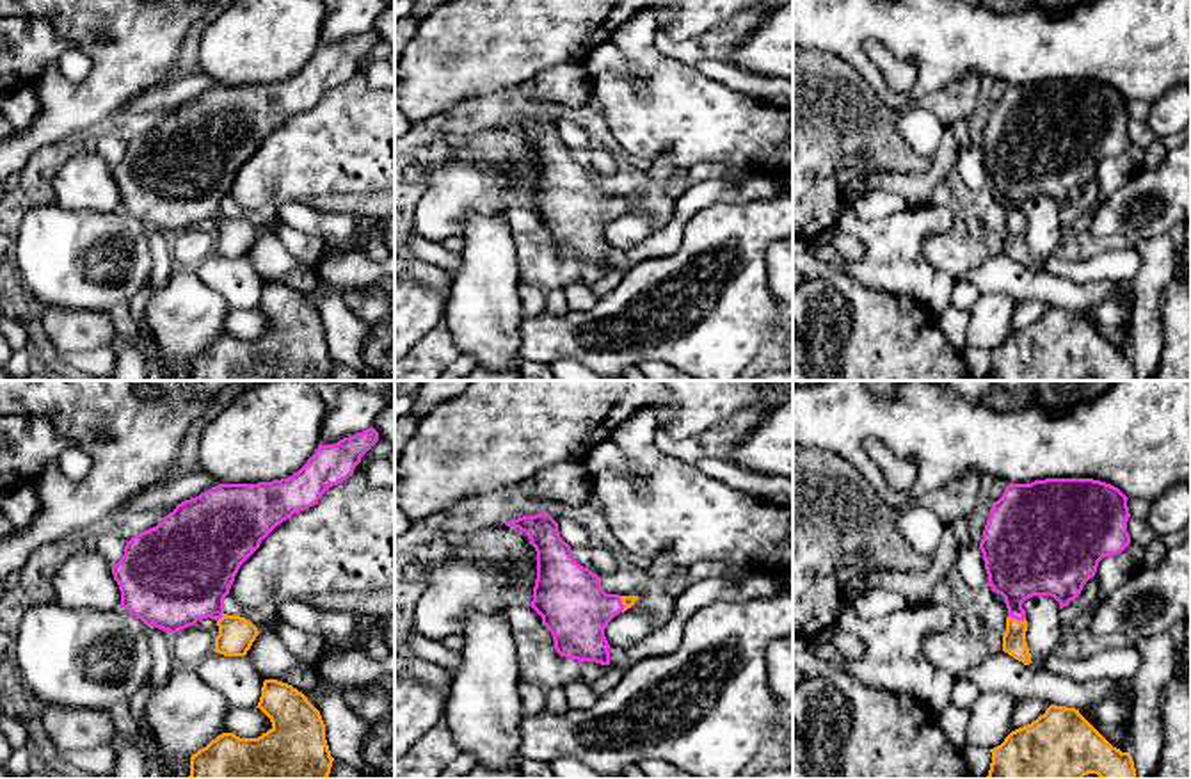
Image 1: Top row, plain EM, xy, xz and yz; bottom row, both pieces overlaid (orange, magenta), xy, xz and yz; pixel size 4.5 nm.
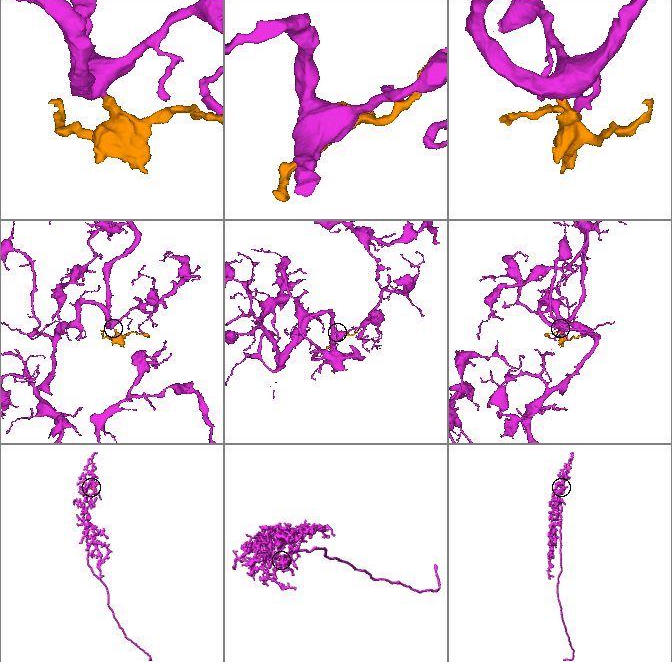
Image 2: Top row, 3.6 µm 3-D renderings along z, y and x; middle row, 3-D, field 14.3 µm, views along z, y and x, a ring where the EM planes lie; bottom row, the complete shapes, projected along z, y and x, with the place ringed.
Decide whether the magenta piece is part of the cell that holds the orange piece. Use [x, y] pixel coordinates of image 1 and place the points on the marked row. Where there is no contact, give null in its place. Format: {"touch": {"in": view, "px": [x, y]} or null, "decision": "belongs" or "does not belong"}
{"touch": {"in": "yz", "px": [1015, 619]}, "decision": "belongs"}

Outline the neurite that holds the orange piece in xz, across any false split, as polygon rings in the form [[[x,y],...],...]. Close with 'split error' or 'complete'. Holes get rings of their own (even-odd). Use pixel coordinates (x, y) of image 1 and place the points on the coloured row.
[[[548,514],[505,521],[519,528],[537,551],[532,608],[542,617],[560,656],[610,665],[606,624],[635,605],[638,596],[606,594],[599,576],[580,566]]] | split error

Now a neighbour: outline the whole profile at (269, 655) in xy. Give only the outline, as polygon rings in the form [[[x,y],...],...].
[[[267,624],[252,642],[245,658],[258,669],[263,679],[277,679],[292,685],[304,695],[318,690],[320,681],[315,665],[300,662]]]

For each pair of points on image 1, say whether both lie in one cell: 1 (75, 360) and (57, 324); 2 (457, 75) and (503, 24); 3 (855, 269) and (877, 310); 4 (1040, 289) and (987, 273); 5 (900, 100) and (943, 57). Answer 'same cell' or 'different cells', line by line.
1: different cells
2: same cell
3: different cells
4: same cell
5: same cell

